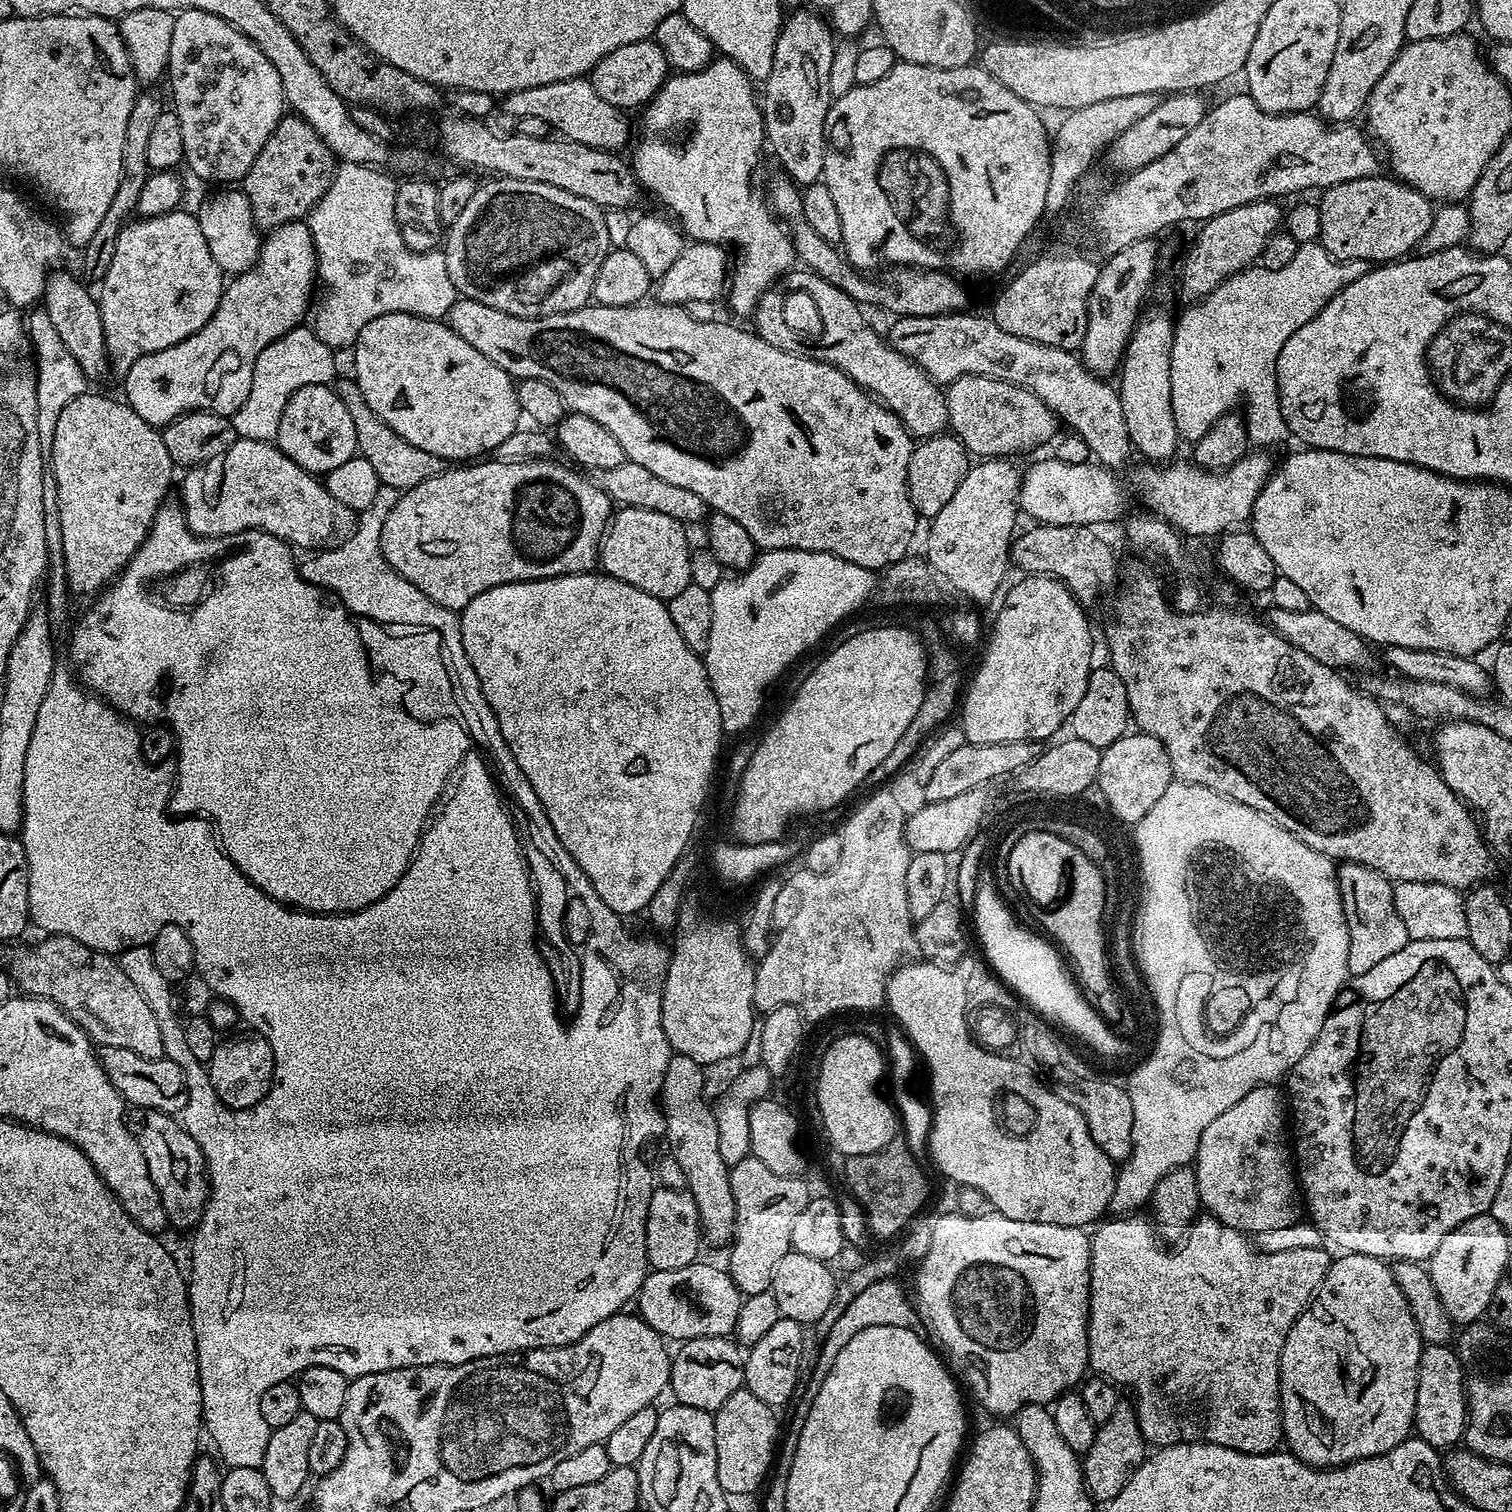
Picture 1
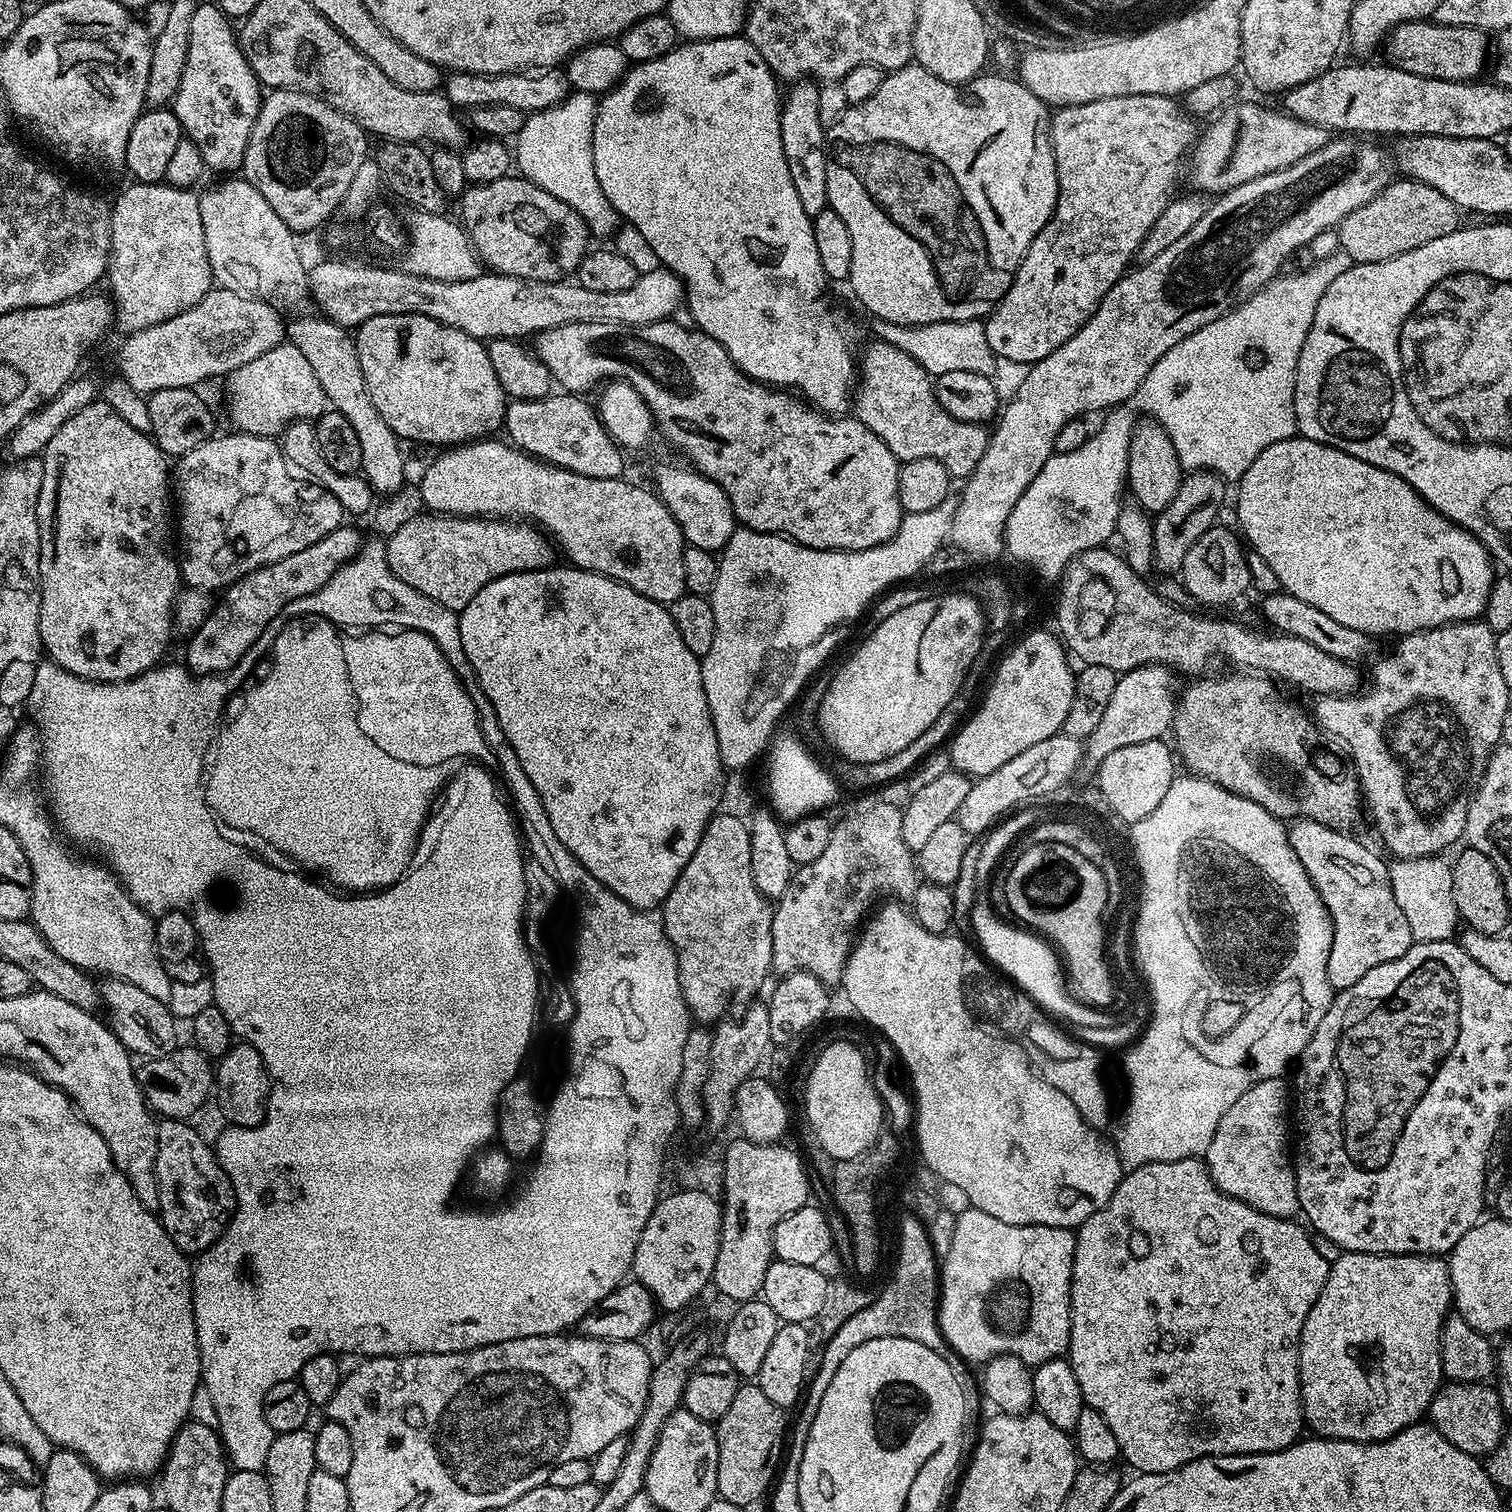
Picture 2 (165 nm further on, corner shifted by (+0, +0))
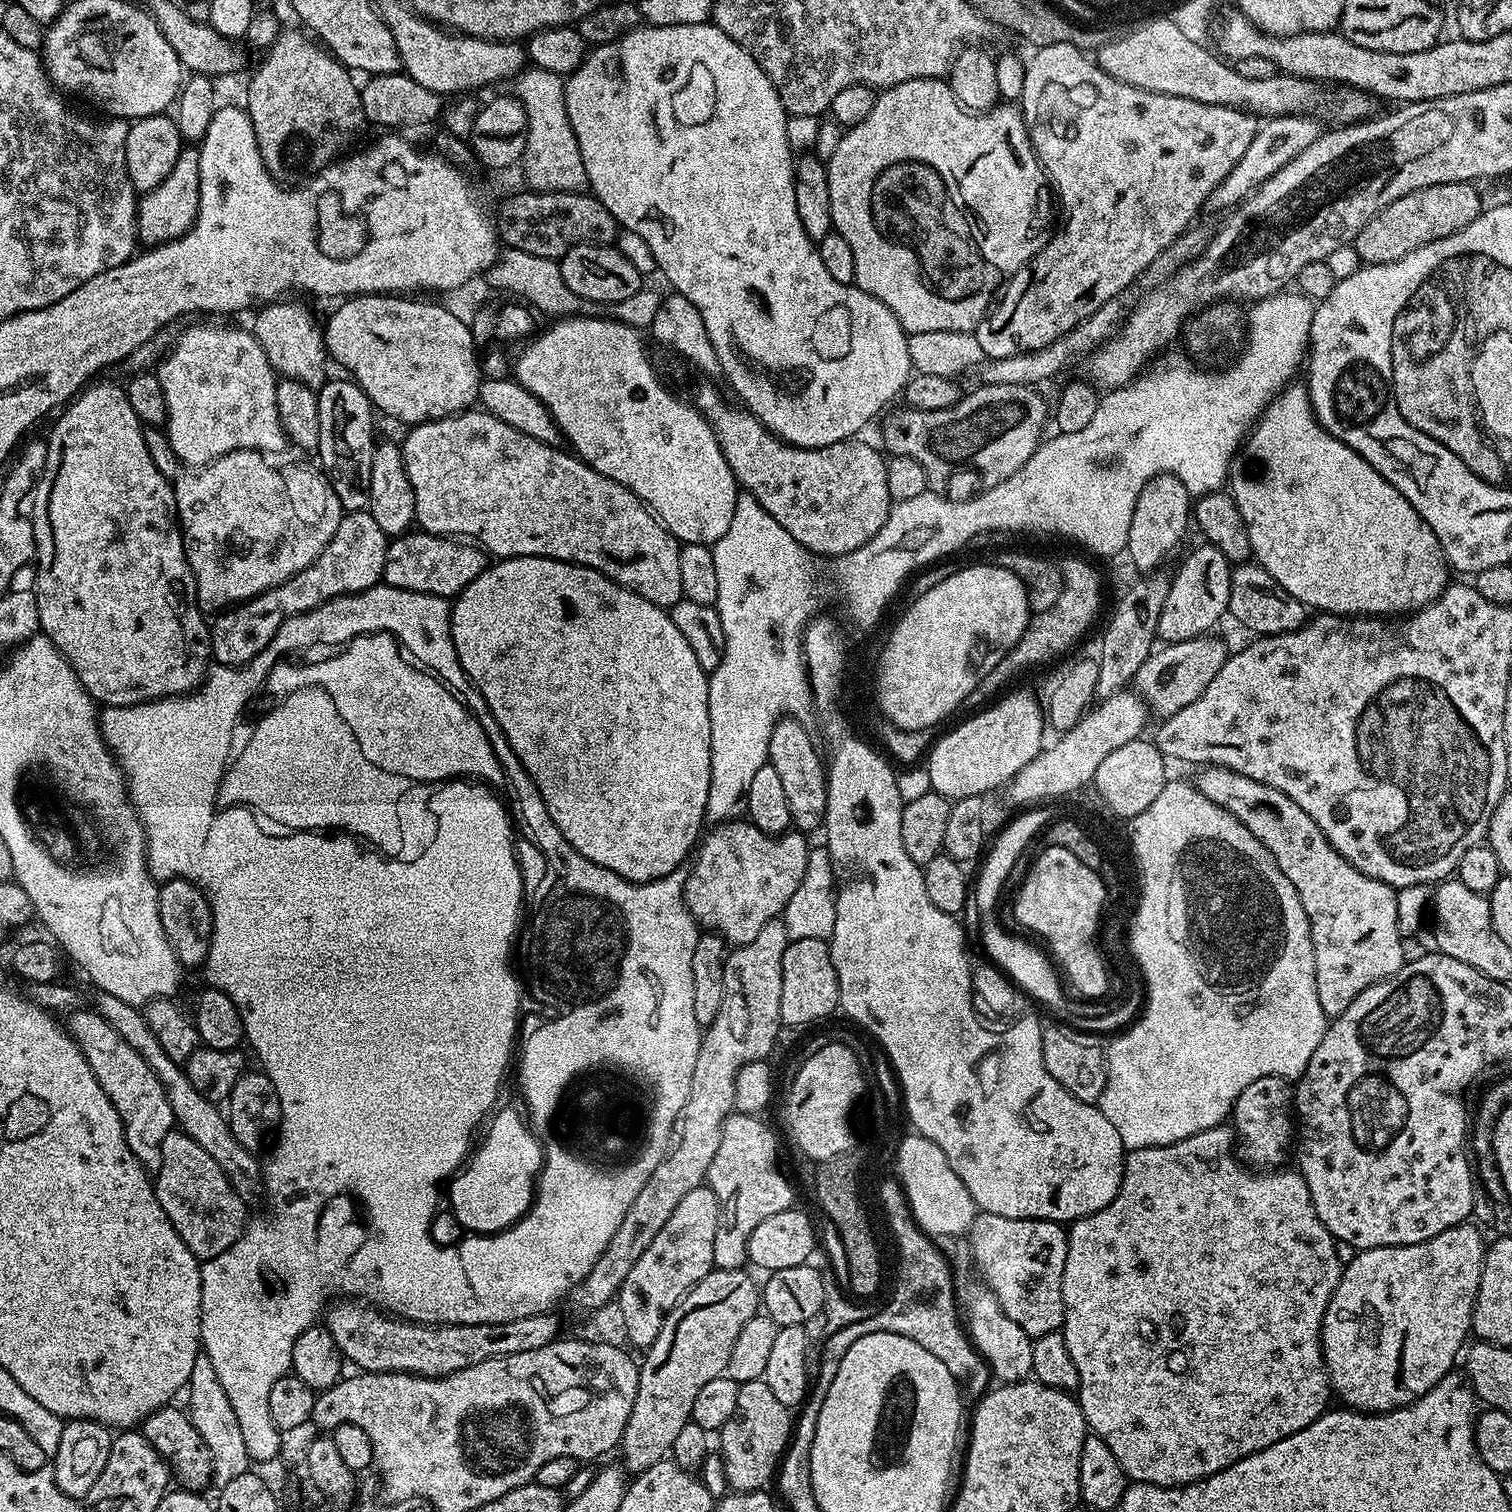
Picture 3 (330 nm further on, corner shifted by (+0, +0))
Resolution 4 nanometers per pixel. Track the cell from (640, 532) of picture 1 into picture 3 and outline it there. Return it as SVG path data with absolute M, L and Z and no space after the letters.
M465 410L454 416L444 416L440 420L427 420L425 424L418 424L407 429L408 437L402 440L404 465L406 474L410 478L410 486L414 490L414 506L416 507L415 523L425 532L432 532L436 536L449 538L467 538L483 548L485 553L496 558L509 556L545 556L551 560L565 560L568 564L581 564L587 568L598 570L603 576L609 576L623 588L629 588L634 594L654 602L654 606L670 610L680 600L684 599L682 590L682 573L678 567L680 541L671 536L664 529L663 524L649 512L648 507L640 501L632 491L594 470L585 464L579 456L571 451L563 450L551 444L543 444L518 430L514 426L506 426L498 418L483 410Z

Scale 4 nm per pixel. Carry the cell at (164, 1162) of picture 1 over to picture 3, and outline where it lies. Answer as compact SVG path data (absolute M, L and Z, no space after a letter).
M173 1130L166 1134L162 1142L162 1166L154 1174L154 1187L162 1210L166 1210L166 1218L170 1218L182 1242L186 1242L190 1254L194 1254L201 1262L218 1258L218 1254L230 1250L230 1246L234 1246L234 1242L238 1242L244 1233L250 1219L244 1199L233 1190L222 1166L218 1166L218 1162L214 1162L214 1158L210 1158L210 1154L206 1154L206 1150L202 1150L202 1146L198 1146L198 1142L191 1140L185 1132Z

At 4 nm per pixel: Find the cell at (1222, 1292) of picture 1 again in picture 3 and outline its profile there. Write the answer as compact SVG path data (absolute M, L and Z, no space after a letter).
M1223 1123L1164 1148L1131 1149L1124 1158L1122 1186L1114 1202L1094 1214L1071 1221L1066 1232L1068 1249L1066 1266L1062 1270L1062 1331L1066 1350L1070 1350L1074 1366L1078 1366L1080 1409L1087 1431L1110 1446L1125 1477L1137 1484L1183 1488L1185 1484L1207 1480L1214 1473L1226 1470L1226 1466L1266 1450L1266 1446L1274 1446L1274 1442L1282 1442L1282 1438L1290 1438L1290 1434L1298 1434L1298 1430L1310 1426L1310 1422L1323 1416L1329 1407L1330 1385L1324 1352L1320 1349L1320 1331L1326 1306L1340 1285L1342 1266L1338 1254L1334 1254L1336 1241L1326 1226L1322 1226L1322 1218L1318 1218L1314 1210L1310 1190L1299 1171L1268 1170L1263 1173L1265 1176L1255 1176L1255 1171L1240 1168L1237 1153L1232 1153L1237 1140L1236 1132Z

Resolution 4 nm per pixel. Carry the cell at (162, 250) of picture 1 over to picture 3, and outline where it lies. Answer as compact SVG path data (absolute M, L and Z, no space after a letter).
M196 146L181 147L174 170L166 174L166 182L143 193L136 205L136 234L139 243L155 246L166 240L176 240L191 230L200 213L200 149Z

